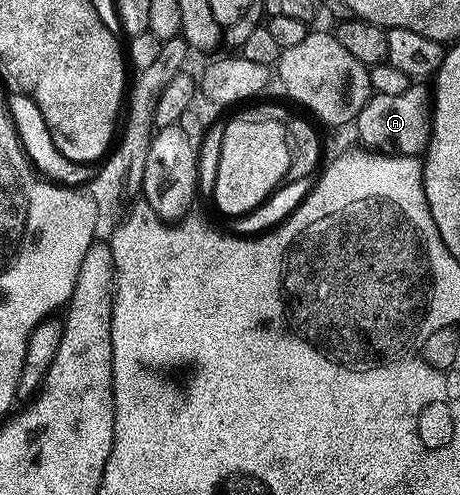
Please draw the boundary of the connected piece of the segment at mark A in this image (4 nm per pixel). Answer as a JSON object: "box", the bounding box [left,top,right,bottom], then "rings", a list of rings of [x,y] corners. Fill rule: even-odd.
{"box":[355,85,431,156],"rings":[[[410,85],[405,92],[394,96],[370,94],[355,120],[357,135],[364,146],[374,153],[420,156],[429,146],[431,126],[431,95],[421,85]]]}

